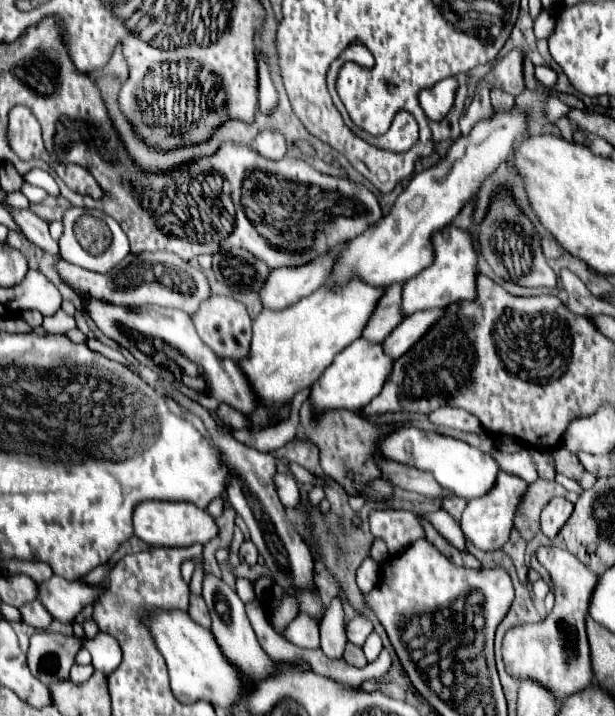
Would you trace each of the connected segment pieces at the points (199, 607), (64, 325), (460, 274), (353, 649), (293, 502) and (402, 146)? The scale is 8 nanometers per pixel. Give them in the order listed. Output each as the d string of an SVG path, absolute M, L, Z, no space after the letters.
M192 596L192 598L190 598L188 614L190 614L190 618L192 618L196 624L200 624L200 626L204 626L204 628L210 630L210 626L212 626L210 612L208 612L208 608L206 608L206 604L204 604L204 600L202 600L200 596Z
M58 310L56 314L44 318L42 328L44 328L46 332L62 332L62 334L66 334L68 330L76 328L76 322L74 322L74 318L68 316L64 310Z
M446 226L434 234L432 248L434 248L434 262L428 268L424 268L420 274L416 274L414 278L402 284L404 316L430 308L446 308L446 304L454 300L474 300L476 296L474 278L478 274L478 268L476 268L476 252L472 248L470 232L456 226Z
M350 642L346 644L344 660L346 660L348 664L356 666L356 668L362 668L362 666L366 666L366 664L368 664L368 662L366 662L366 656L364 656L364 652L362 652L362 648L358 648L358 646L350 644Z
M278 474L278 476L274 476L274 480L276 480L276 490L278 490L282 504L286 508L296 508L300 504L300 488L298 488L294 476Z
M402 110L396 114L396 120L392 122L392 128L390 132L386 132L386 136L364 136L364 132L360 132L360 136L376 148L390 152L406 152L418 140L418 122L410 112Z

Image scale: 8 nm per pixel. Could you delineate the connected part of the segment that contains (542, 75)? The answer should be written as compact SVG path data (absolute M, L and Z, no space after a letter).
M536 66L536 78L542 84L546 84L546 86L552 88L556 84L556 80L558 80L558 72L552 70L552 68L548 68L548 66Z

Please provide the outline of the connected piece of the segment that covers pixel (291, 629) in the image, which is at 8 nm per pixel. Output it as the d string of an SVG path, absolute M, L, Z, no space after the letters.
M298 614L284 630L282 636L300 648L318 648L318 626L320 622L308 614Z

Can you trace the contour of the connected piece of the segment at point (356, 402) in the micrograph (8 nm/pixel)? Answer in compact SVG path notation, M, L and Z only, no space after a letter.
M358 338L354 344L344 348L334 362L324 370L320 380L310 390L310 406L314 414L322 414L328 408L344 408L350 412L362 410L378 392L382 390L382 384L386 382L386 376L390 374L392 360L382 352L380 344L370 344L364 338Z

